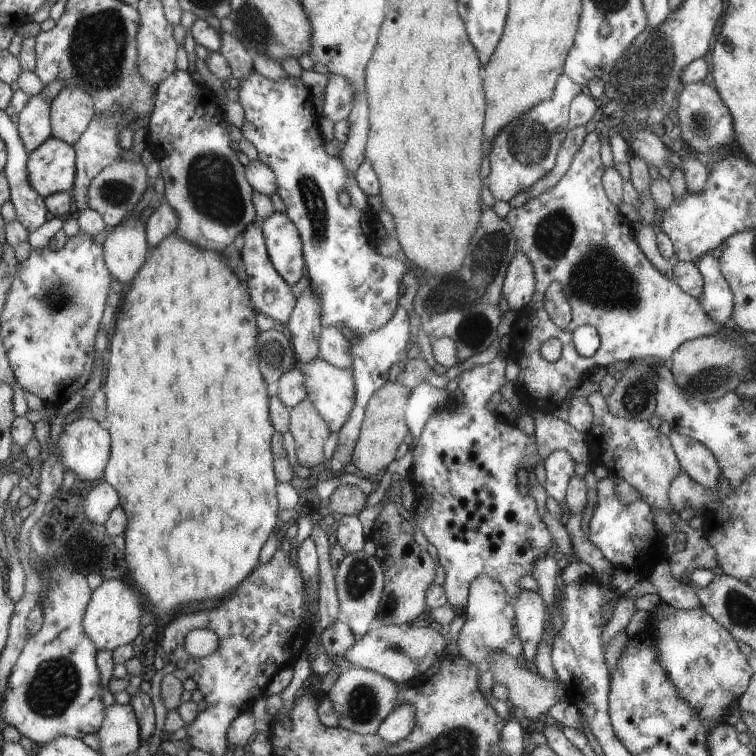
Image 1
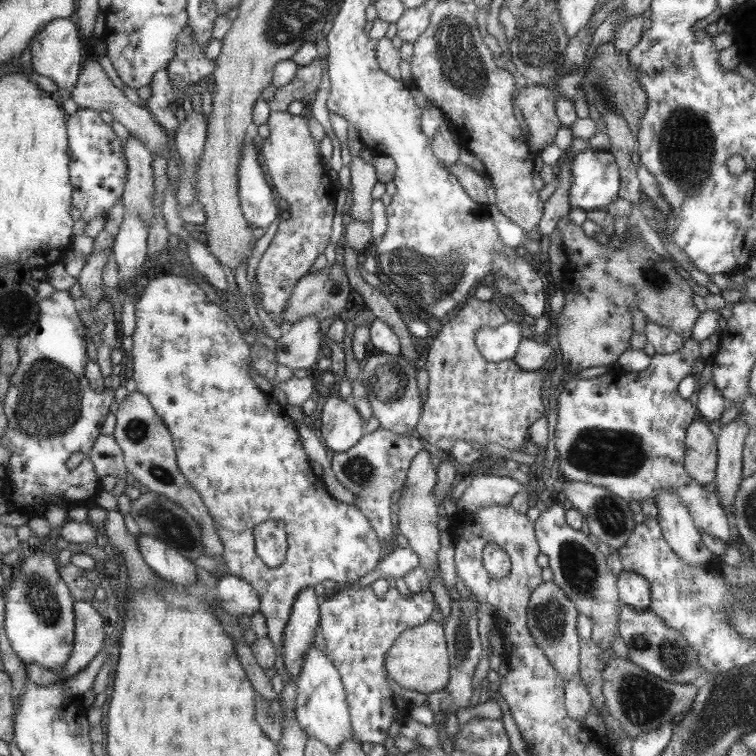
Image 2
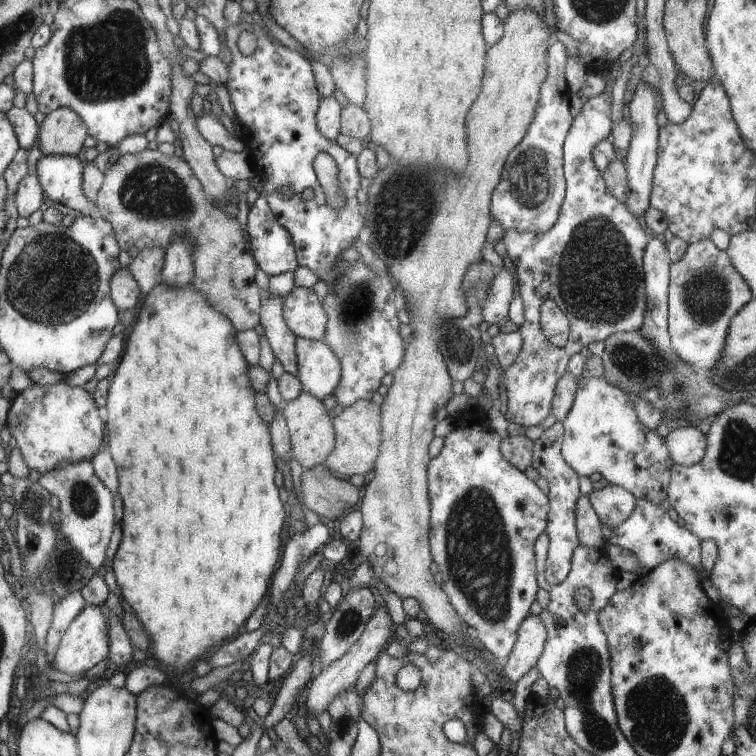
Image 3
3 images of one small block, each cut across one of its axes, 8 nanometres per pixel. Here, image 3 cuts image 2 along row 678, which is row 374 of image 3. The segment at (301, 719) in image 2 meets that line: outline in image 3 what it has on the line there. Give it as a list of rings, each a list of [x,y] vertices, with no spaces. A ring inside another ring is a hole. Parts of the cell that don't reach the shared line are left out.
[[[296,337],[297,378],[302,389],[323,400],[332,395],[341,379],[341,362],[323,341]]]

